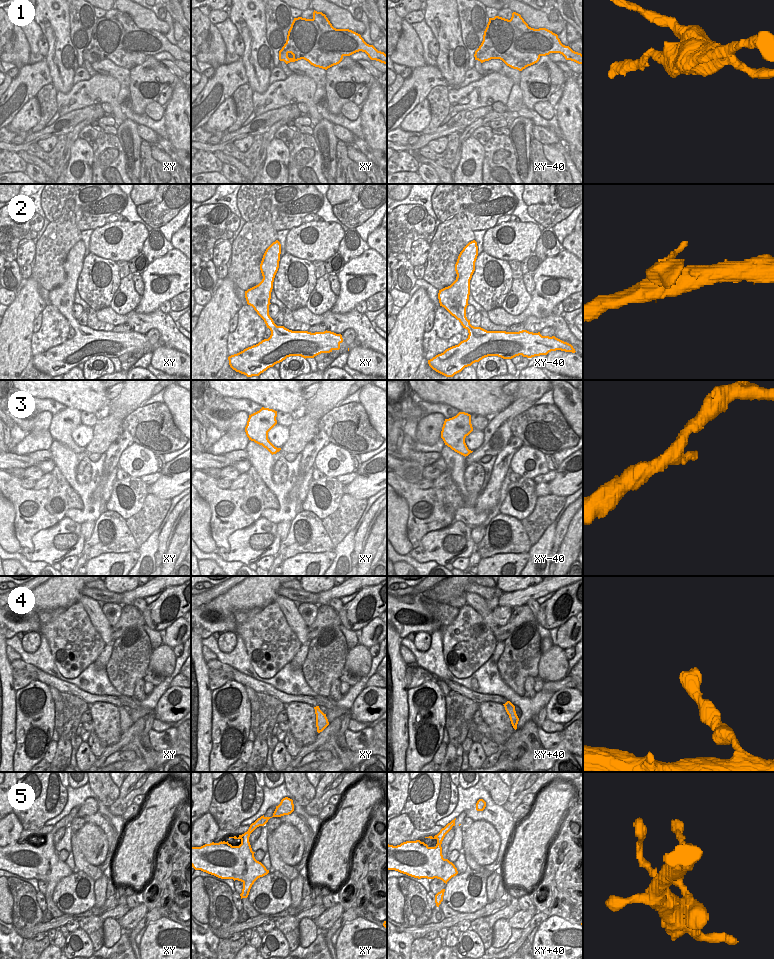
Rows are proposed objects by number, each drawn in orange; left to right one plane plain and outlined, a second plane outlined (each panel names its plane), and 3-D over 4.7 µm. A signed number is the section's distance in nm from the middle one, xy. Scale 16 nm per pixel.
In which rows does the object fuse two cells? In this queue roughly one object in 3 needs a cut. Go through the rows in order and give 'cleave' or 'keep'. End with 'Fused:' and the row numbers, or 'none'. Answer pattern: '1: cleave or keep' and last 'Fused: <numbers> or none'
1: cleave
2: keep
3: keep
4: keep
5: keep
Fused: 1

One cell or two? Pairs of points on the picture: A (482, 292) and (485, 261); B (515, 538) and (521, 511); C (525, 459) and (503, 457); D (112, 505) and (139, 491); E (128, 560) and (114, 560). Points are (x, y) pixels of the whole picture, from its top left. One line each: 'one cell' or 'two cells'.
A: one cell
B: two cells
C: two cells
D: one cell
E: one cell

